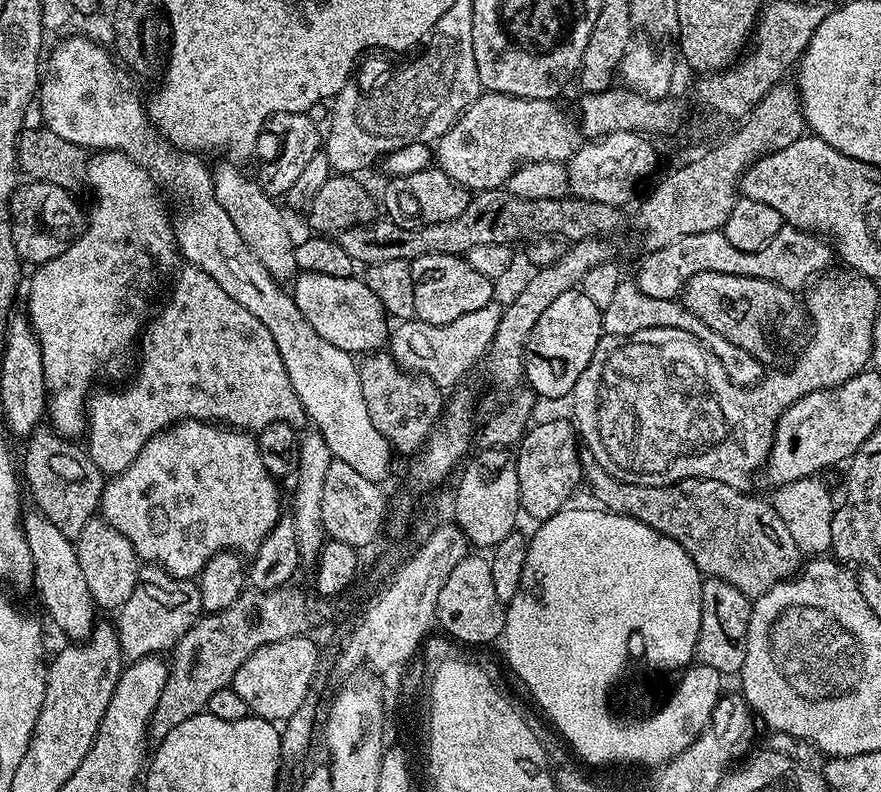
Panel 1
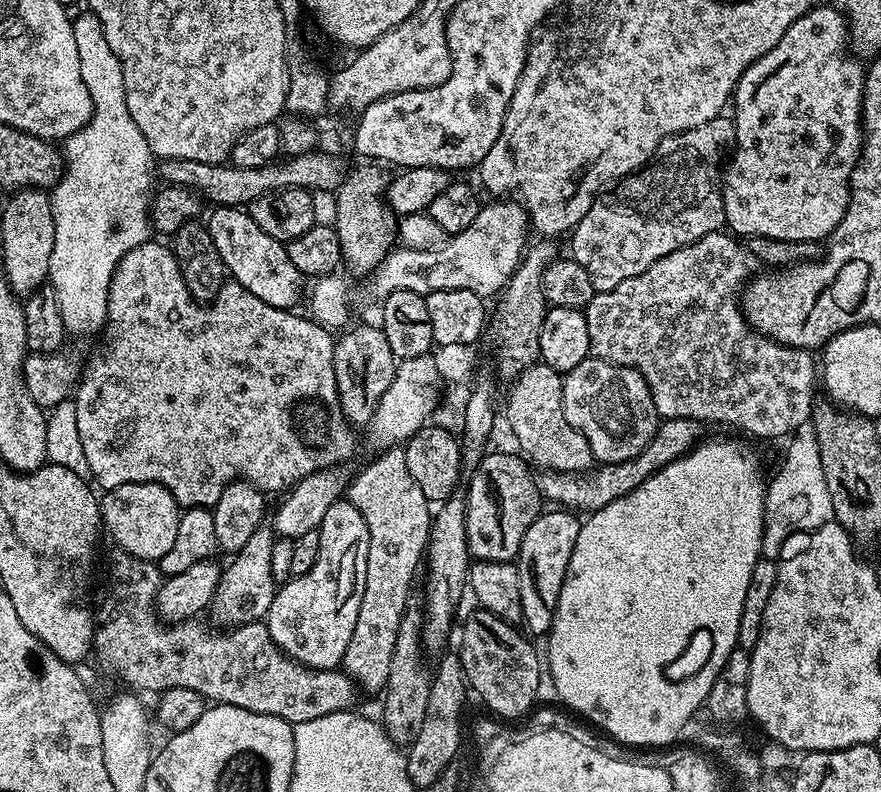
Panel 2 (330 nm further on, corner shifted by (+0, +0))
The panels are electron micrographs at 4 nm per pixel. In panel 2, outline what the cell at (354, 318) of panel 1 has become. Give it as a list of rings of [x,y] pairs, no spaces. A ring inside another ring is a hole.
[[[216,206],[211,210],[212,217],[206,220],[210,238],[214,238],[214,246],[218,246],[218,254],[231,277],[252,294],[262,298],[262,302],[275,308],[295,309],[295,304],[300,300],[300,287],[306,280],[298,266],[294,266],[290,260],[287,247],[266,234],[266,230],[262,230],[262,226],[258,226],[258,222],[254,222],[243,207]]]

